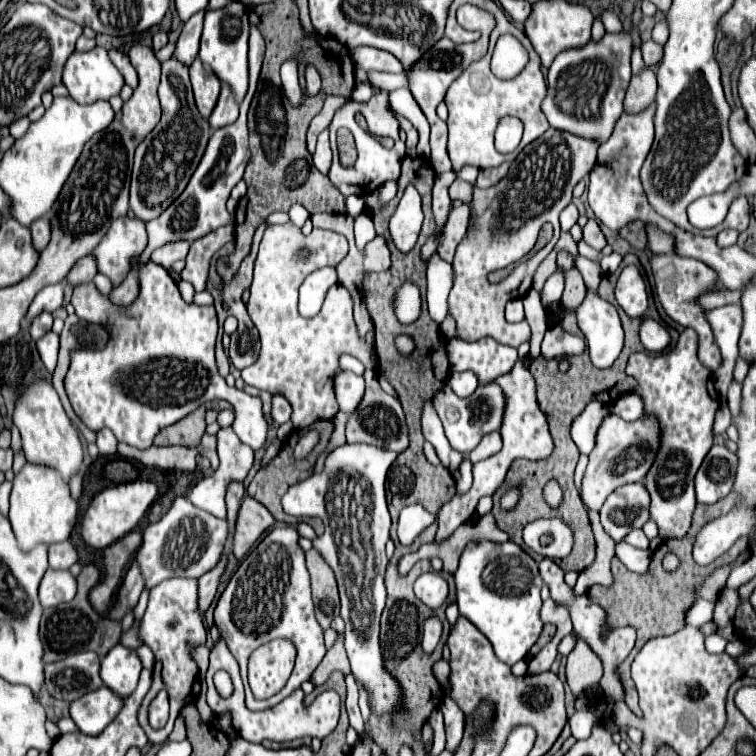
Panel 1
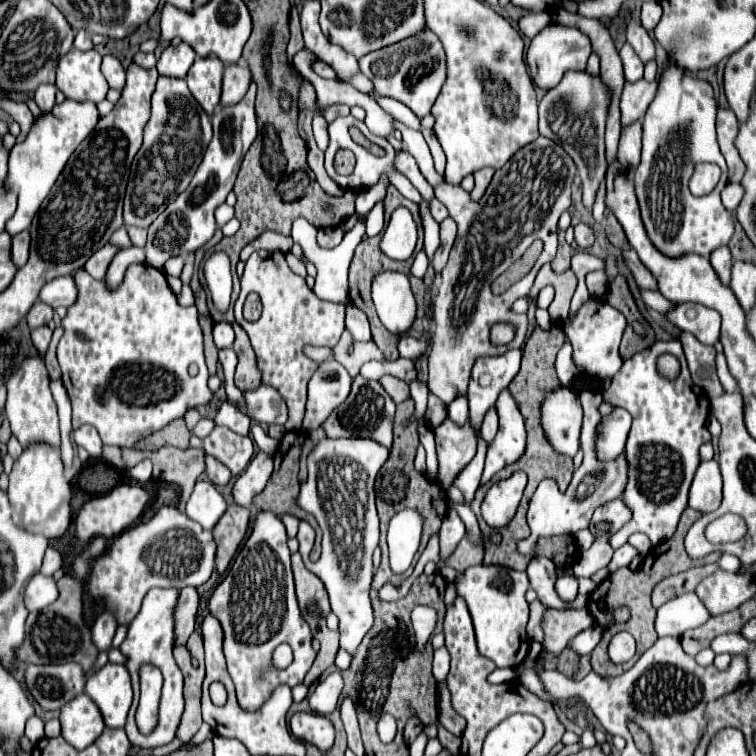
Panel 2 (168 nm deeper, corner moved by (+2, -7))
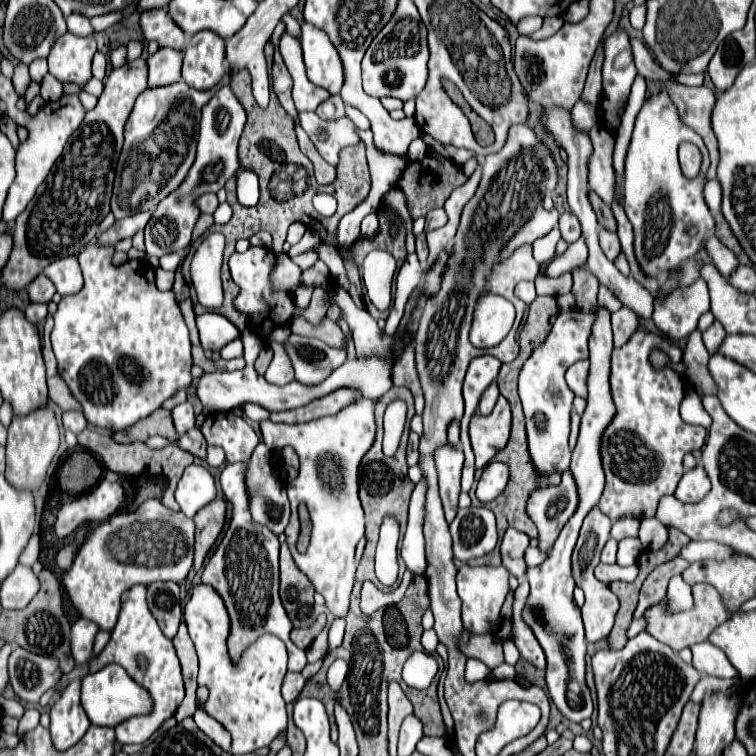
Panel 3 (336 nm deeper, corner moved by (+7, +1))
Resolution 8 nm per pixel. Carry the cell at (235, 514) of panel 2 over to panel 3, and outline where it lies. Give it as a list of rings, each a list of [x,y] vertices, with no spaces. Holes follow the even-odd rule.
[[[215,498],[205,508],[201,508],[195,516],[195,552],[193,552],[193,570],[201,570],[205,556],[209,554],[211,546],[221,534],[221,528],[225,524],[225,500]]]

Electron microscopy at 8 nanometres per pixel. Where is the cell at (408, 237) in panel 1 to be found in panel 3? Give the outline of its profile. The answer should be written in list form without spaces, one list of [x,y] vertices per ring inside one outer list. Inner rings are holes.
[[[297,112],[301,128],[309,134],[313,144],[317,146],[319,154],[329,162],[337,164],[337,154],[345,146],[353,146],[359,142],[359,136],[355,134],[355,126],[349,118],[325,122],[315,112]]]

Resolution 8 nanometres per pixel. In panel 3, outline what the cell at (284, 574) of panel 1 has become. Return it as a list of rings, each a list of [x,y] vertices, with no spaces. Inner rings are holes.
[[[227,464],[221,472],[219,484],[225,494],[225,500],[231,504],[231,520],[229,526],[221,538],[221,542],[215,546],[215,550],[209,554],[201,582],[211,584],[221,598],[225,600],[225,606],[231,616],[231,636],[229,636],[229,654],[233,660],[241,656],[241,652],[257,640],[257,636],[269,632],[281,638],[289,652],[289,672],[301,672],[307,664],[305,650],[297,648],[291,638],[291,624],[285,616],[285,608],[281,608],[279,600],[279,540],[269,532],[269,528],[261,528],[259,524],[253,524],[253,518],[249,516],[247,508],[247,492],[245,492],[245,464]]]

